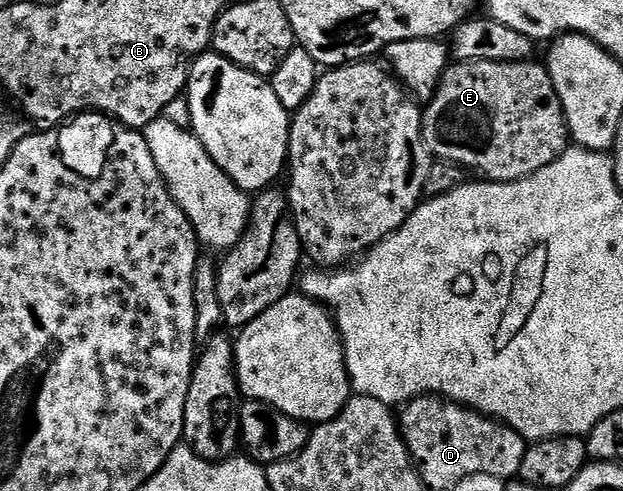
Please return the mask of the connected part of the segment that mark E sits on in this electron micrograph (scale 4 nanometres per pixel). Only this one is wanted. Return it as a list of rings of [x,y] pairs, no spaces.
[[[536,60],[520,61],[519,63],[475,63],[474,61],[463,61],[450,64],[441,77],[436,95],[424,106],[421,114],[423,140],[430,154],[438,161],[449,161],[452,165],[460,165],[462,169],[470,174],[487,181],[517,181],[521,177],[526,177],[543,167],[547,167],[547,163],[551,163],[559,154],[564,153],[570,136],[569,129],[565,126],[563,107],[559,103],[559,95],[551,83],[551,75],[548,68],[544,64],[537,64]]]

